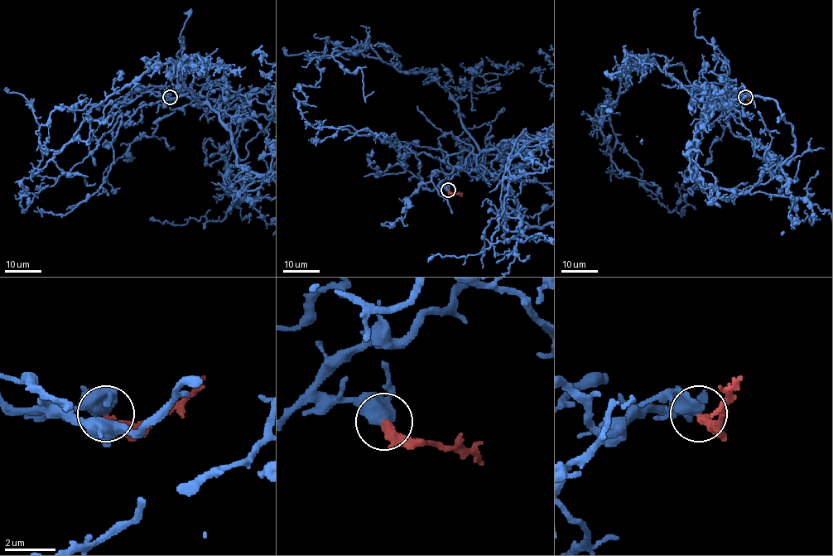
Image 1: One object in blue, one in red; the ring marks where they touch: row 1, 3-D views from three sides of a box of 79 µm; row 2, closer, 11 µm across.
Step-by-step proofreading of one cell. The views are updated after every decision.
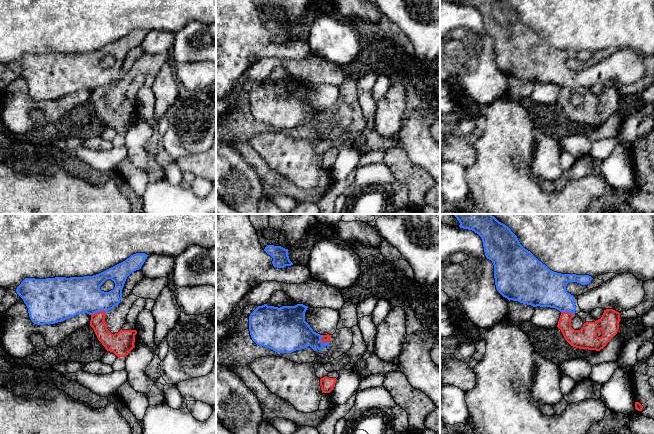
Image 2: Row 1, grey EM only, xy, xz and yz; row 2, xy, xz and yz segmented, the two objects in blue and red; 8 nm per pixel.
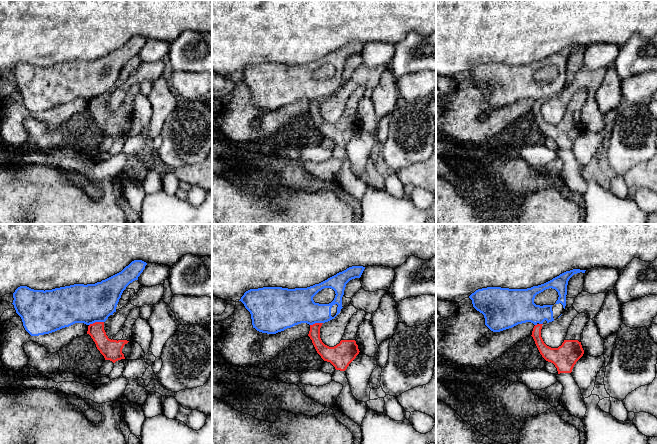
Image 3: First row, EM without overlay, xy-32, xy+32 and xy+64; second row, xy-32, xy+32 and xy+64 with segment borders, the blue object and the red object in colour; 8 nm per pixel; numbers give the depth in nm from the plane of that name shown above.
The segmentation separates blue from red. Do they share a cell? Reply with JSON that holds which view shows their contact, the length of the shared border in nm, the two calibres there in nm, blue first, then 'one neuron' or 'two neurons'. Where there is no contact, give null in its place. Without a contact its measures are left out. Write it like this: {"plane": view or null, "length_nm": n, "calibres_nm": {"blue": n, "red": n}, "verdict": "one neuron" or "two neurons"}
{"plane": "xy", "length_nm": 120, "calibres_nm": {"blue": 300, "red": 120}, "verdict": "two neurons"}

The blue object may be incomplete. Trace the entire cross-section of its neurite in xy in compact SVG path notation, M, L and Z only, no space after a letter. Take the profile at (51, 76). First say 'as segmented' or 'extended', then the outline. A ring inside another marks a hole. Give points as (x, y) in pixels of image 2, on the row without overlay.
as segmented | M145 29L133 30L125 37L93 52L25 54L17 63L16 68L26 80L31 97L37 101L55 100L81 89L93 91L100 87L108 88L120 79L127 53L141 45L147 33L148 31ZM107 55L111 55L115 59L115 63L109 68L104 68L100 62Z

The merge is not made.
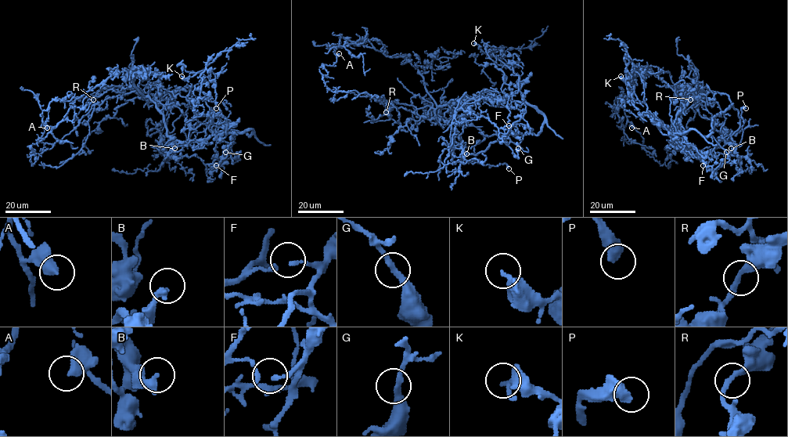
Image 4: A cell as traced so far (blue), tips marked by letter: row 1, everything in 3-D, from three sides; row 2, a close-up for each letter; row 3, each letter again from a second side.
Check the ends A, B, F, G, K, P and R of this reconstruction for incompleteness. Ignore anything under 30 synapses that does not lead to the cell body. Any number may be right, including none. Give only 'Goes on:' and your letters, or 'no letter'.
Goes on: no letter

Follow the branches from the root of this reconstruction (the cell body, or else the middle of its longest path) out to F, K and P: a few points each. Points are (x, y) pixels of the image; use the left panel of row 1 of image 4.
F: (160, 110), (167, 135), (174, 139), (169, 144), (170, 158), (196, 155), (205, 164), (216, 165)
K: (160, 110), (167, 135), (181, 142), (228, 129), (215, 101), (215, 75), (203, 70), (181, 76)
P: (160, 110), (167, 134), (170, 139), (158, 152), (160, 136), (161, 142), (179, 146), (216, 108)

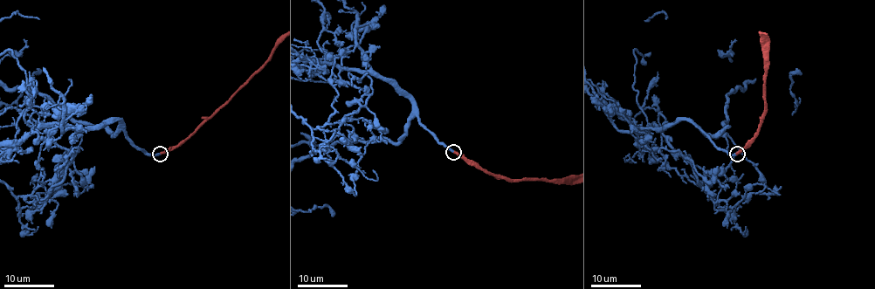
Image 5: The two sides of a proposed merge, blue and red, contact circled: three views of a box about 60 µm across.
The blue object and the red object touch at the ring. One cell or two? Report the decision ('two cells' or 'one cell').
one cell

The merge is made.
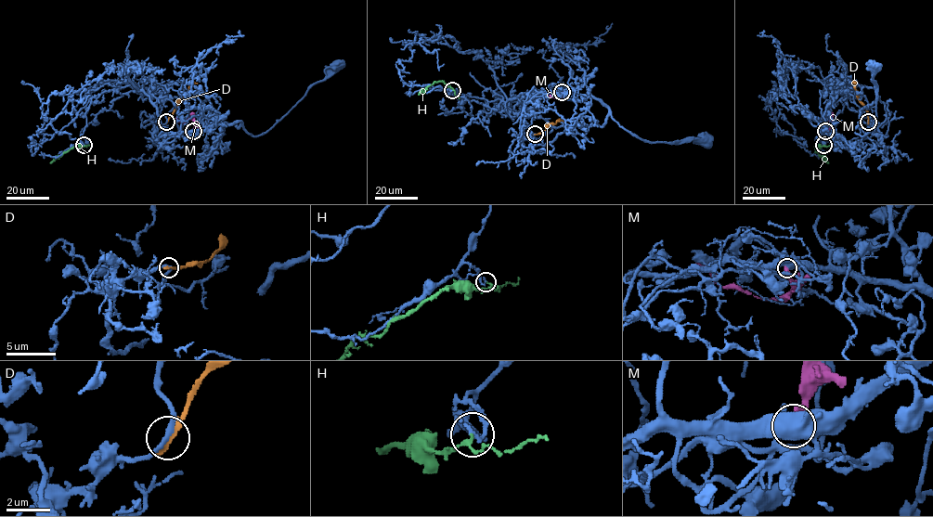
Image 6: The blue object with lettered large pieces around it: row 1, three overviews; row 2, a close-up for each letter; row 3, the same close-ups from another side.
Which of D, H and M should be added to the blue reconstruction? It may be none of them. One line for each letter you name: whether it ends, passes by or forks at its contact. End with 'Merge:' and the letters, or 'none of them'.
Merge: none of them

